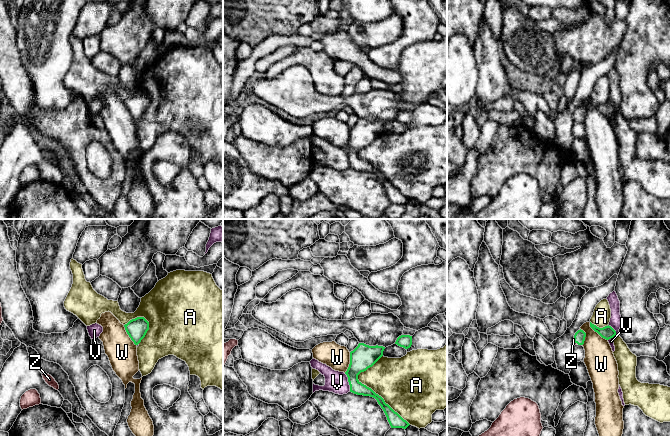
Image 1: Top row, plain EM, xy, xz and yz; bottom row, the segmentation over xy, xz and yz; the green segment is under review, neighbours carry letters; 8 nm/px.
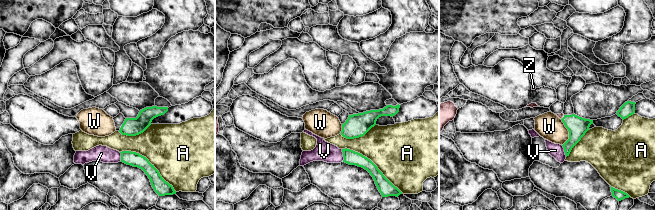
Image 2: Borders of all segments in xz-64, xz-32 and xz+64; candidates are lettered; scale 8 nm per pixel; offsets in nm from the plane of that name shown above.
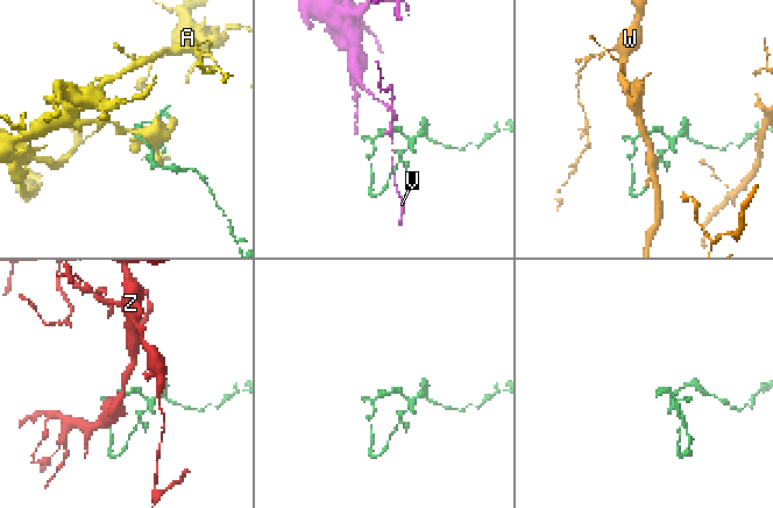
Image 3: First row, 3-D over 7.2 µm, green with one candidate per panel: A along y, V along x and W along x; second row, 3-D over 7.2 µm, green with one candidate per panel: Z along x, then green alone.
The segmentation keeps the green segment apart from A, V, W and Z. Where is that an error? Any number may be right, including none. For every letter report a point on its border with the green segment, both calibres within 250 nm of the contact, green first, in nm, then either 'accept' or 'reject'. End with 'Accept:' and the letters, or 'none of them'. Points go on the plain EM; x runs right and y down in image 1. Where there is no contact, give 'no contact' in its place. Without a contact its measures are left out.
A: contact xz (370, 164); calibres 190 and 380 nm; reject
V: contact xz (348, 157); calibres 190 and 180 nm; reject
W: contact yz (597, 108); calibres 110 and 240 nm; reject
Z: contact yz (575, 118); calibres 90 and 20 nm; accept
Accept: Z

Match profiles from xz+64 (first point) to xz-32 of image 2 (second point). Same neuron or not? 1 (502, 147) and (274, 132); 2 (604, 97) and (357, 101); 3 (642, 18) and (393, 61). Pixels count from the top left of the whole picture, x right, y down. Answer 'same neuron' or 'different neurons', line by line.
1: different neurons
2: same neuron
3: different neurons

